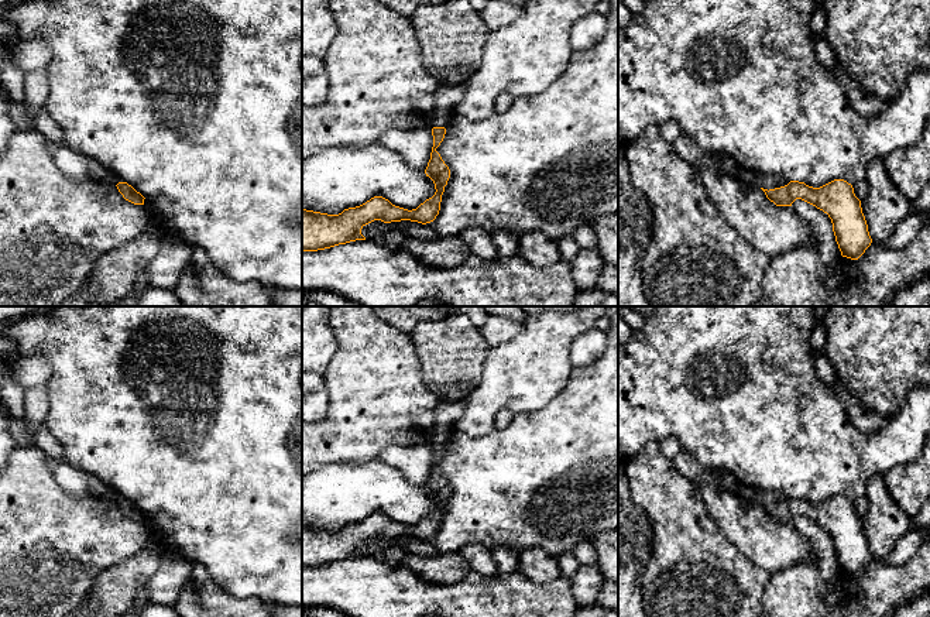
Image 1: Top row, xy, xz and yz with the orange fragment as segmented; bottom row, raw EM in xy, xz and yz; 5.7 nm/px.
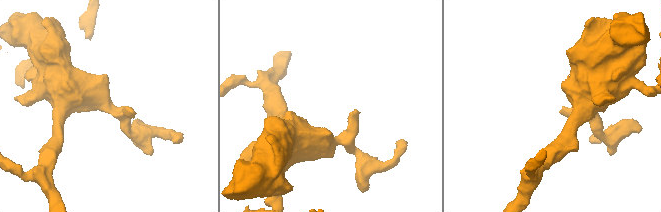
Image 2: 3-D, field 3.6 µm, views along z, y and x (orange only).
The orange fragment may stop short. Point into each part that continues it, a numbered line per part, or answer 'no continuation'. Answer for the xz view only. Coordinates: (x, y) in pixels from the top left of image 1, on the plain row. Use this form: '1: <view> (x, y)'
1: xz (448, 412)

